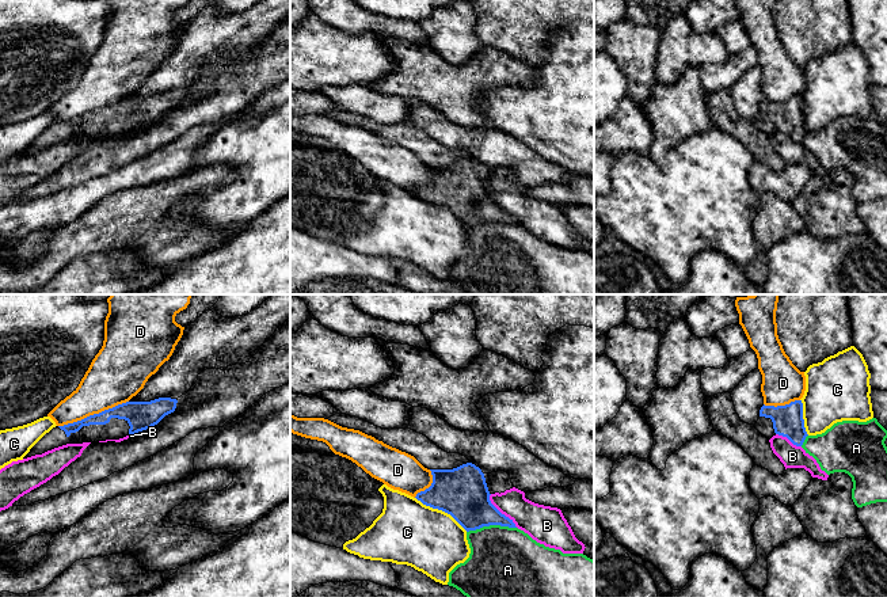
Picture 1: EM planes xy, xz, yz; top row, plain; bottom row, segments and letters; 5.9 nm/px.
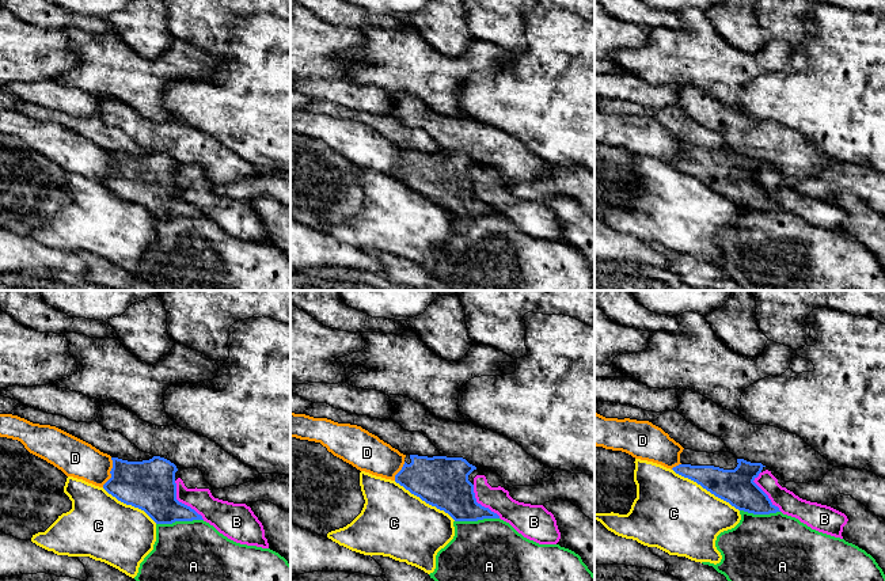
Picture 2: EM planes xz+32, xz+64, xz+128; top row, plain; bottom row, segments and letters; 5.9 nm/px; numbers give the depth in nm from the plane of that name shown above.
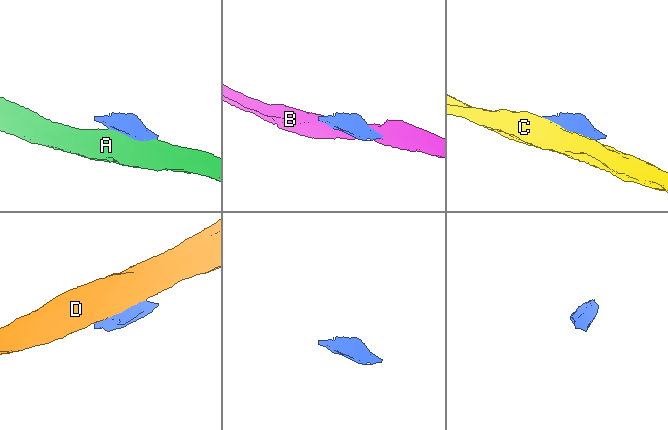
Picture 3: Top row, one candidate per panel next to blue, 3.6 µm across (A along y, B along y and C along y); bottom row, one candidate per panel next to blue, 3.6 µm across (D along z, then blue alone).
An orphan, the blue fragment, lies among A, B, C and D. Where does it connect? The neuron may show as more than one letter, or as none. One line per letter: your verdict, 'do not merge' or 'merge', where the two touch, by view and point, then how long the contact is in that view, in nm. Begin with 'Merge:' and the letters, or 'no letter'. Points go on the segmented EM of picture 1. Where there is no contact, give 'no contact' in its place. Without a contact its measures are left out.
Merge: no letter
A: do not merge; contact xz (491, 524); length 300 nm
B: do not merge; contact xz (499, 512); length 260 nm
C: do not merge; contact xz (441, 509); length 380 nm
D: do not merge; contact xy (94, 414); length 440 nm

